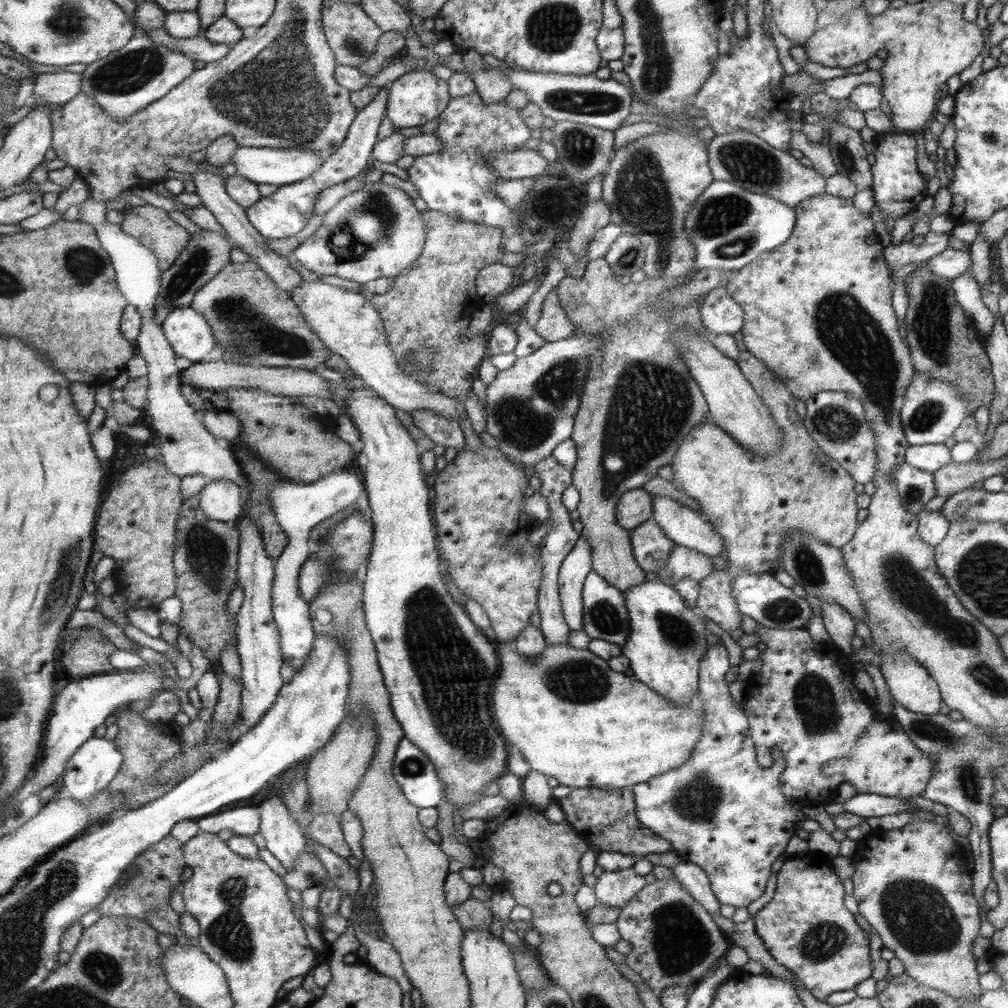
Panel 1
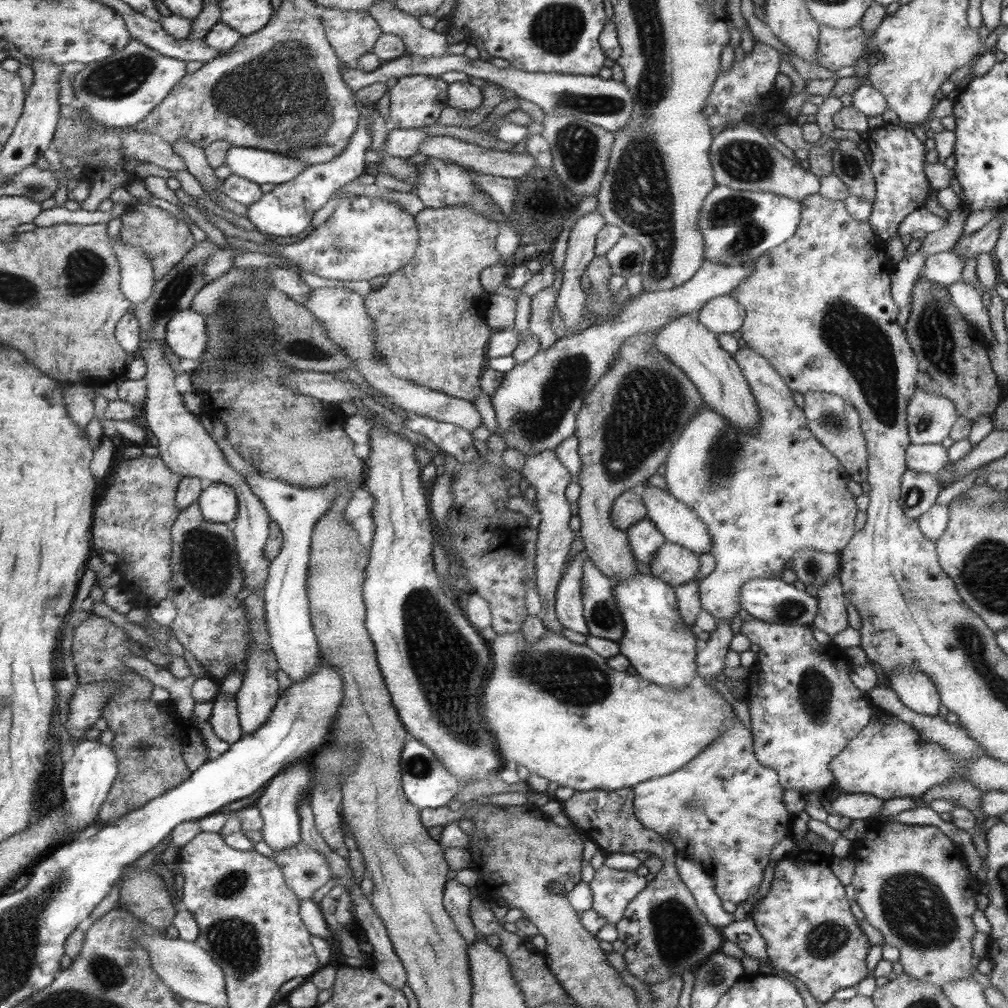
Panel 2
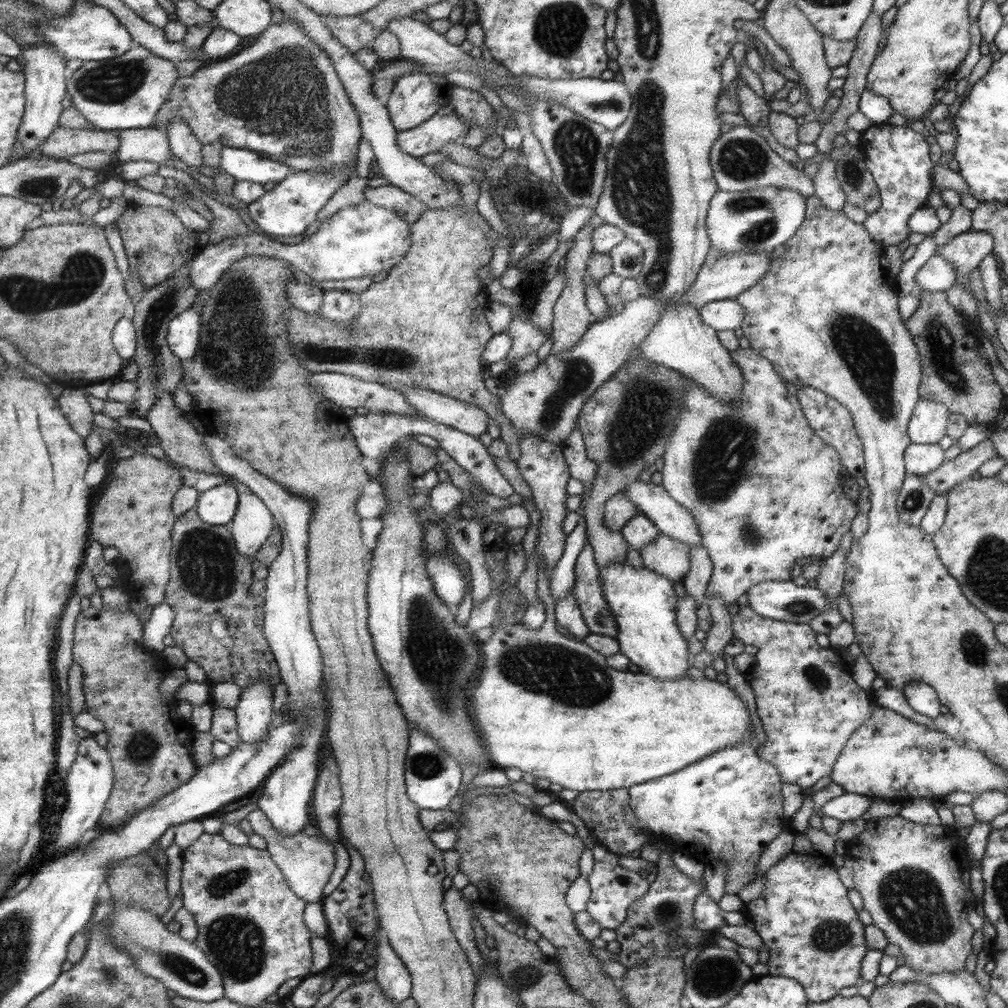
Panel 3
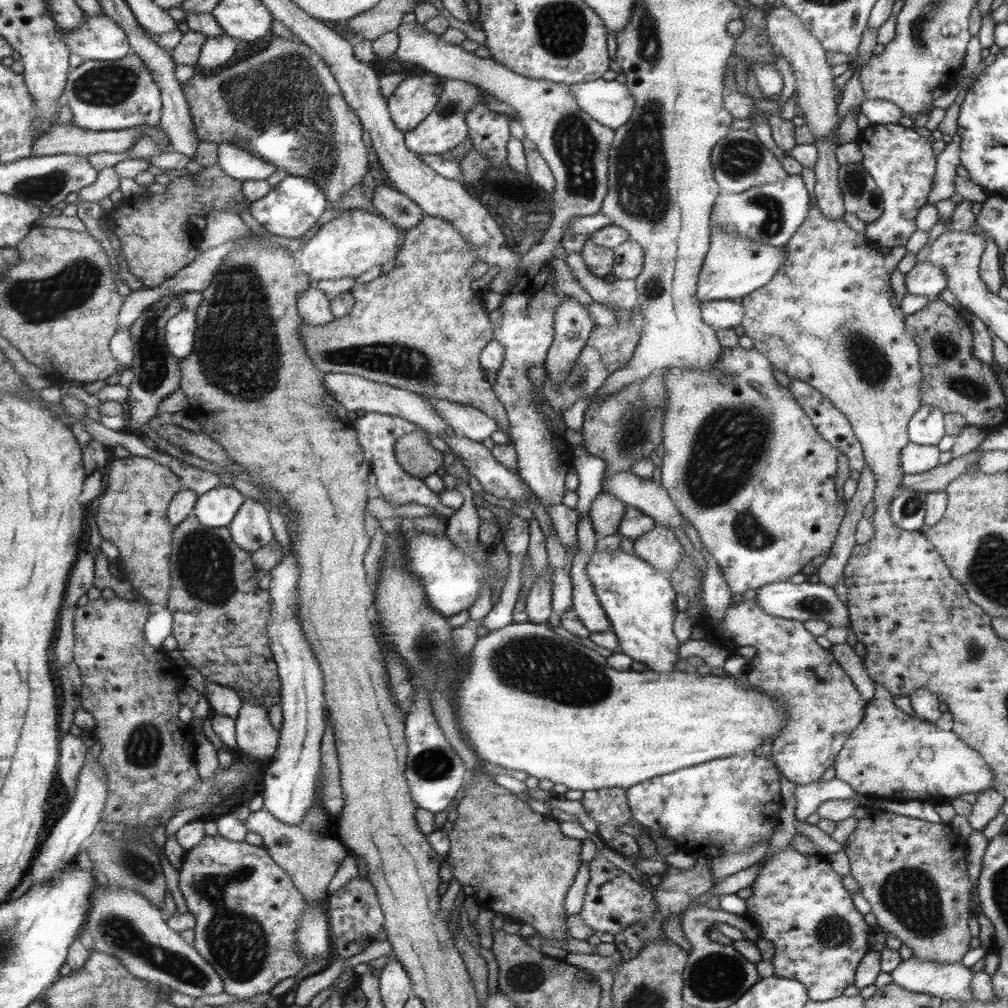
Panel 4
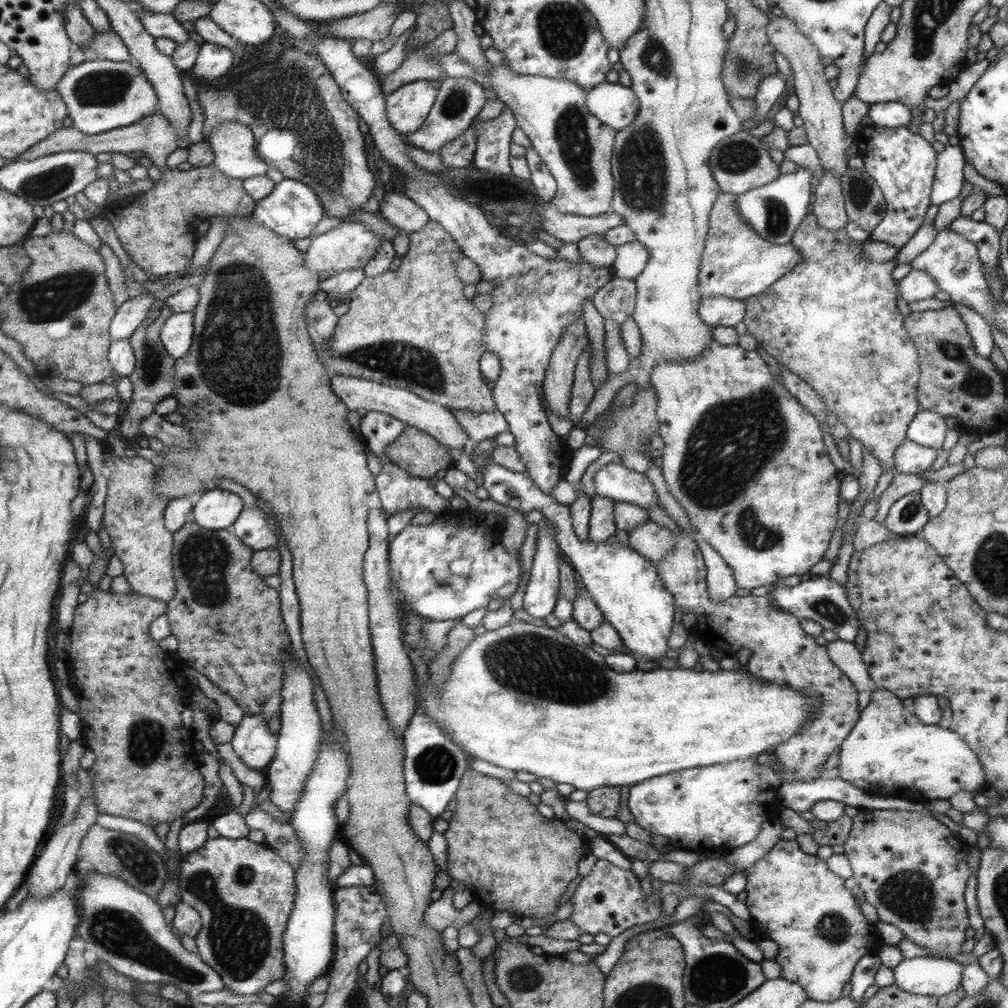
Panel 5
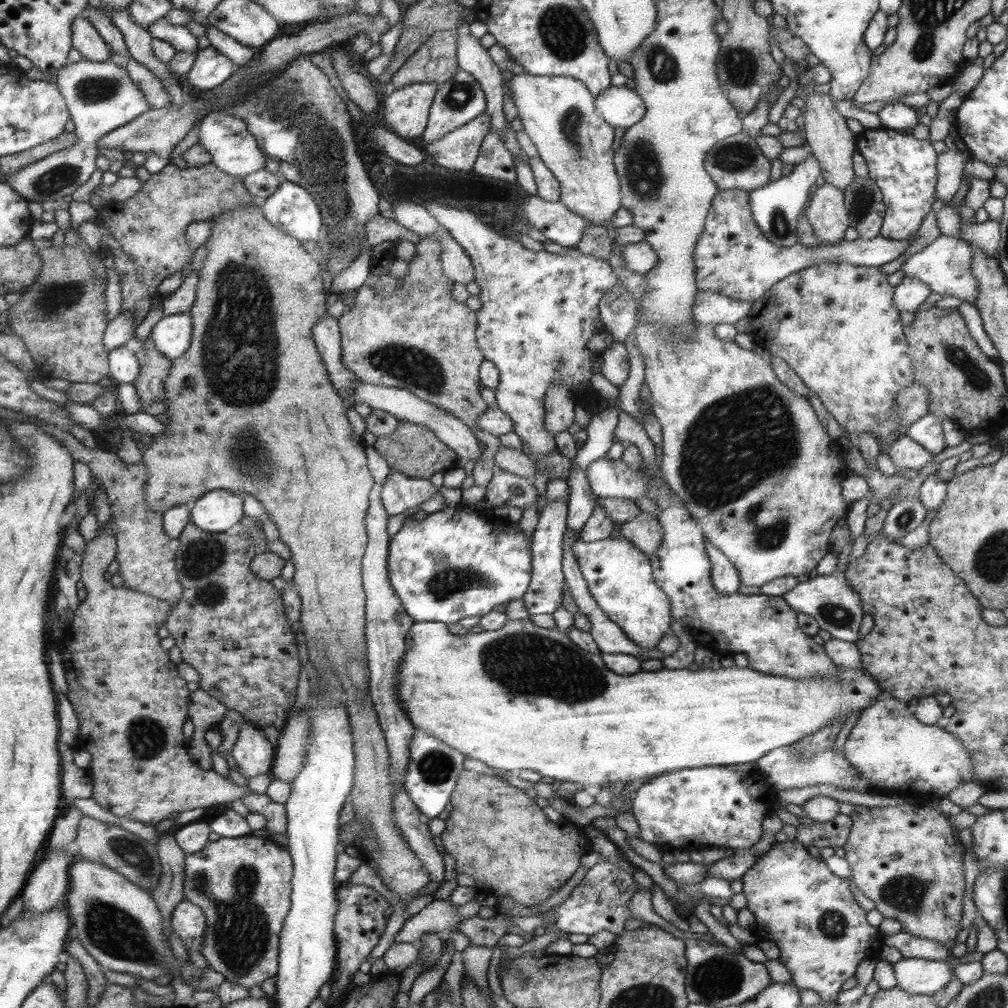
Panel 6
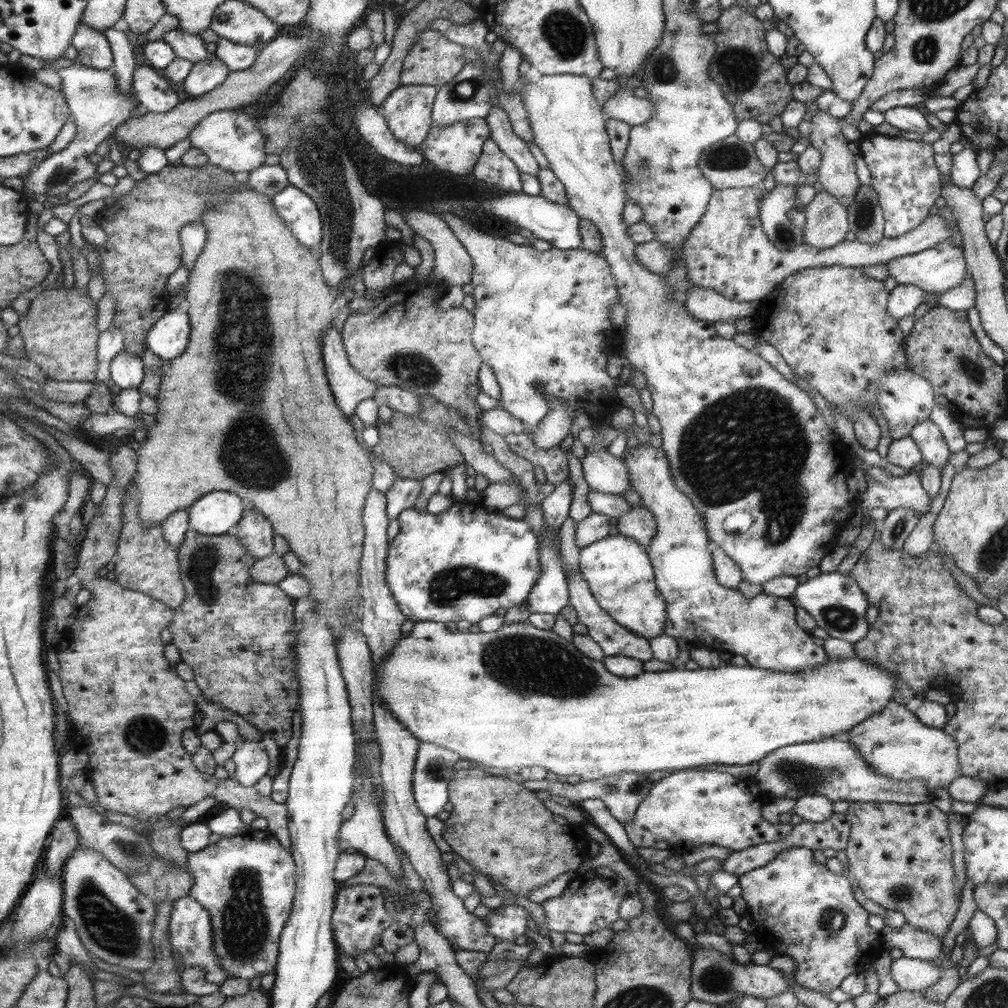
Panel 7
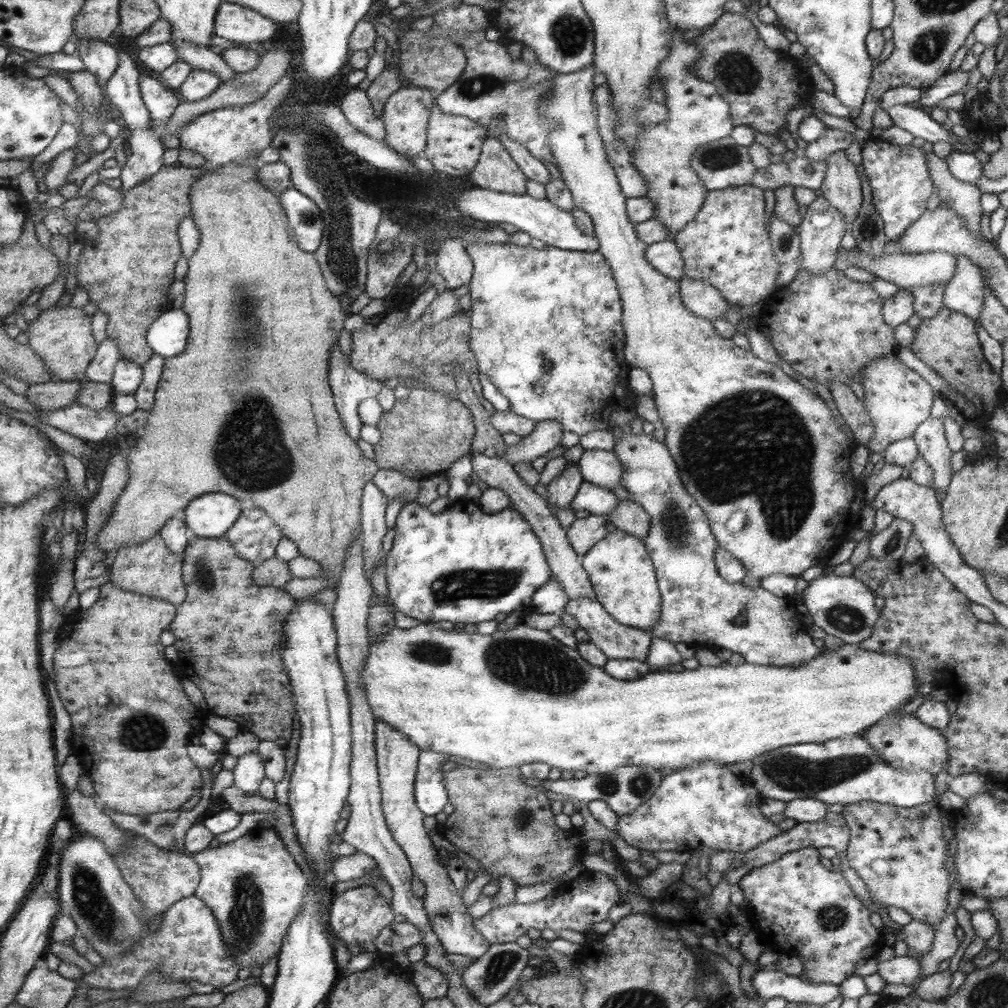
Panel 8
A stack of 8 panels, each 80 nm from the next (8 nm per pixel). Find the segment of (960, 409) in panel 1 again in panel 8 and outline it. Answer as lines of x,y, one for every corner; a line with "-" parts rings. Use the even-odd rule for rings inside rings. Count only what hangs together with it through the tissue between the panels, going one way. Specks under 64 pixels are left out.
929,418
919,424
912,439
915,441
918,455
926,461
934,471
931,488
946,491
952,473
949,468
949,450
941,419

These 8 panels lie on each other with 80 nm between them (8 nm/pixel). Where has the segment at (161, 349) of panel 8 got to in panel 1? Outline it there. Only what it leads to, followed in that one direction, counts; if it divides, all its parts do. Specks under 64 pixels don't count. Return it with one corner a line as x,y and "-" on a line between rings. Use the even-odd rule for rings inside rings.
190,307
173,310
163,323
163,330
173,354
191,363
201,363
215,347
209,322

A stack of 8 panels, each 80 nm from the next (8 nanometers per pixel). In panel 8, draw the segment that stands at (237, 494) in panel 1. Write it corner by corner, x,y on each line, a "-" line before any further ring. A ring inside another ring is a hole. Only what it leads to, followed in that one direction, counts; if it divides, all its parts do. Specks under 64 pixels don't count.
222,492
201,495
188,503
183,511
190,535
201,538
223,537
242,512
239,500

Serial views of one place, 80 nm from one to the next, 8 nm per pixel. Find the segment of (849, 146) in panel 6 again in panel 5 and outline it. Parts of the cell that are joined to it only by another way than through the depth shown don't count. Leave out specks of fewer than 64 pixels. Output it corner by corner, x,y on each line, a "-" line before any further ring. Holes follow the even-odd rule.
785,15
774,16
766,24
766,35
775,50
782,54
791,67
794,82
794,94
798,98
798,109
794,113
800,116
805,129
808,143
817,153
817,158
824,172
829,171
837,180
846,173
847,164
844,160
845,150
853,144
851,136
844,132
842,121
842,103
835,100
833,90
827,85
823,75
823,64
819,62
820,52
809,37
796,27
796,24

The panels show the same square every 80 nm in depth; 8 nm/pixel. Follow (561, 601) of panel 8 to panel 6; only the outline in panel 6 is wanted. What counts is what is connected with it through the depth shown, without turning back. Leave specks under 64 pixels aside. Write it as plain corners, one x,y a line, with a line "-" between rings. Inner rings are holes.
546,501
541,514
538,516
538,523
532,534
530,543
530,555
533,557
532,568
530,572
530,584
522,596
522,602
525,610
531,614
552,614
556,608
561,605
561,587
563,586
564,576
562,573
562,547
564,532
566,531
566,502
565,501

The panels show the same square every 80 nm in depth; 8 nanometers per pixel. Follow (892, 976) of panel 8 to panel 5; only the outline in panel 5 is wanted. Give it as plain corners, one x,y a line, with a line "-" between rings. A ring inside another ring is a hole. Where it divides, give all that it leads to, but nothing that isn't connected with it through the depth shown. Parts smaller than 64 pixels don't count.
923,956
901,959
892,968
894,985
903,992
938,998
960,988
963,967
951,958

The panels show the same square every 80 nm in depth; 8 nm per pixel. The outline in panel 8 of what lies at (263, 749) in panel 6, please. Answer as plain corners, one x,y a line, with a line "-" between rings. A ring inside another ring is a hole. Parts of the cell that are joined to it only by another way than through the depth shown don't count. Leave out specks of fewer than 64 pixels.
256,751
246,752
237,757
237,764
231,774
233,785
243,794
256,794
259,783
264,778
263,762

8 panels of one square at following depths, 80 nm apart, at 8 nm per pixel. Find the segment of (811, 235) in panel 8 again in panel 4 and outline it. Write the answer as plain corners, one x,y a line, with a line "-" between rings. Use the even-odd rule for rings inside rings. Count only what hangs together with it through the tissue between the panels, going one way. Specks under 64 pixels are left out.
827,138
813,142
817,151
814,164
813,198
819,210
831,220
841,219
844,200
838,185
838,163
835,160
836,146

